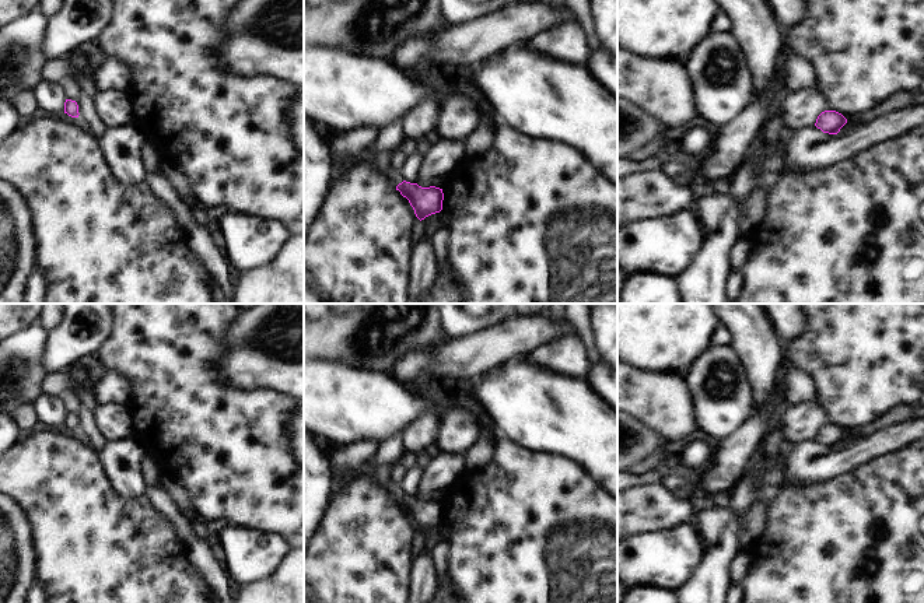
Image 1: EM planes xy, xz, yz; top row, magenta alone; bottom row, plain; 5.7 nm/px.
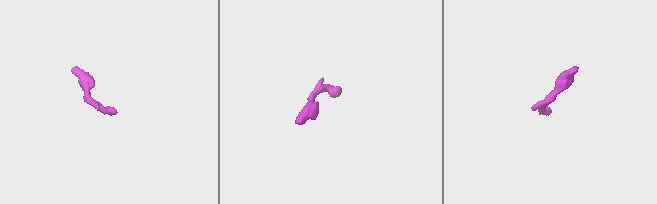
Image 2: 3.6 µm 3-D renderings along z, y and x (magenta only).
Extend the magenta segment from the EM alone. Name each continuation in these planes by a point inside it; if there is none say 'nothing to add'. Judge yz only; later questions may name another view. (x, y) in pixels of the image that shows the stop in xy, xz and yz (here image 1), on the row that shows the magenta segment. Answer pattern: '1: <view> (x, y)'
nothing to add

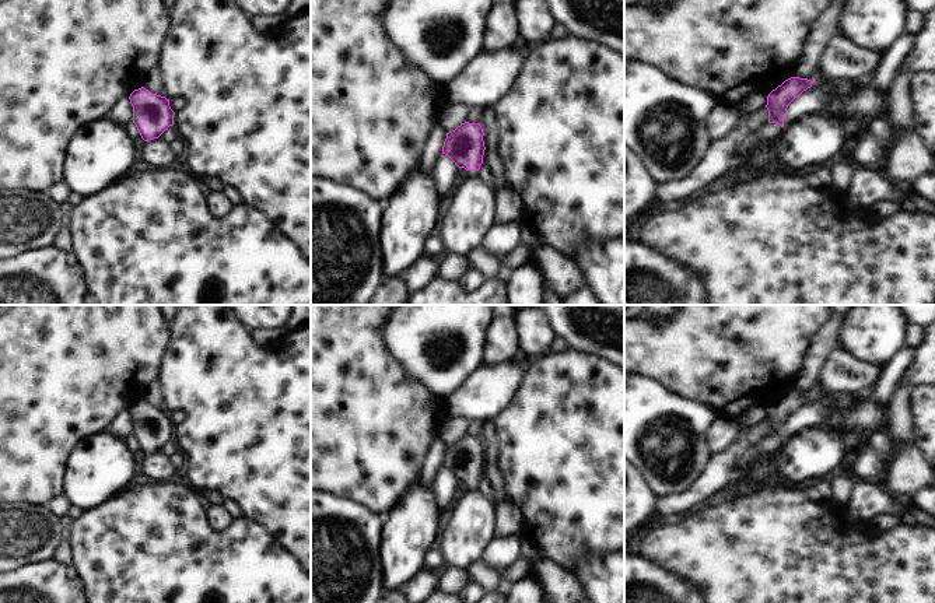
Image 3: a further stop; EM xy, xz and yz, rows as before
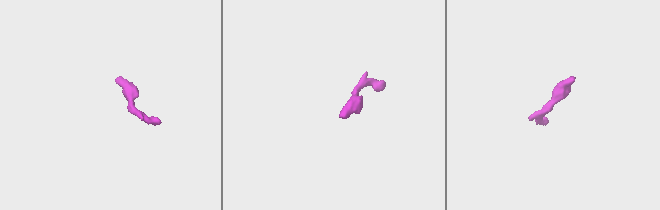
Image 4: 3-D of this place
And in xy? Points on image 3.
nothing to add

